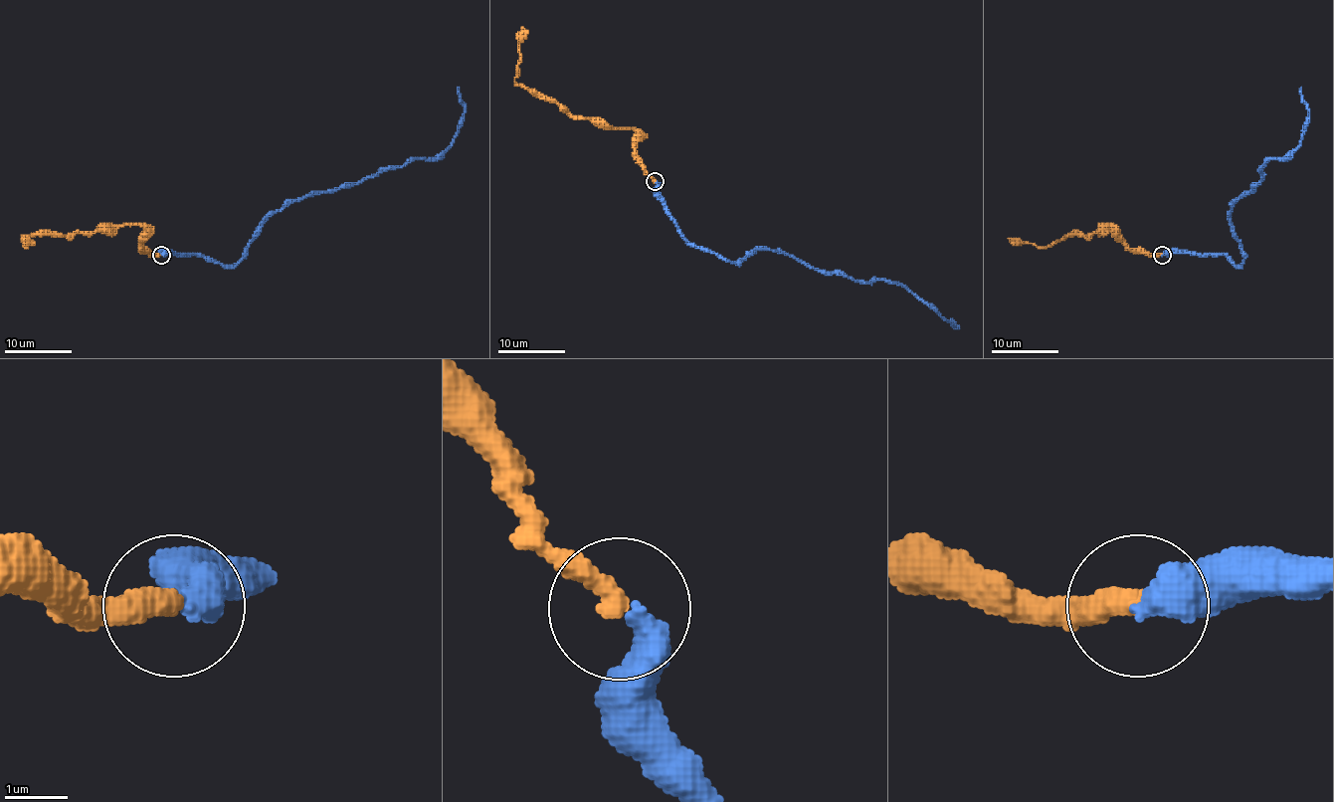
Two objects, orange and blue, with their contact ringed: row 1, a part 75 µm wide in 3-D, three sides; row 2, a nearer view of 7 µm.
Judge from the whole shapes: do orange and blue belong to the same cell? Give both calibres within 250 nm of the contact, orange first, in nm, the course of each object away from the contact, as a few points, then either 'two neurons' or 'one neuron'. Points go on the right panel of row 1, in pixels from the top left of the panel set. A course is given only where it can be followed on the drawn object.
calibres 400 and 550 nm; course orange (1162, 255), (1132, 250), (1110, 225), (1099, 231), (1066, 235), (1046, 247), (1013, 243), (1008, 238); course blue (1164, 255), (1242, 262), (1231, 206), (1262, 179), (1271, 159), (1284, 159), (1299, 144), (1308, 115), (1301, 87); one neuron

